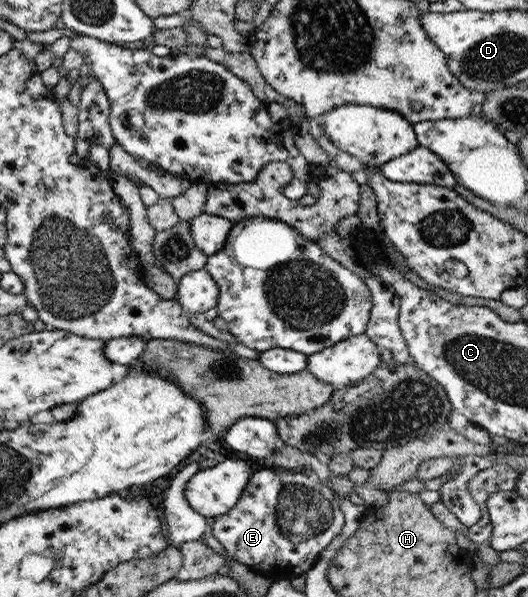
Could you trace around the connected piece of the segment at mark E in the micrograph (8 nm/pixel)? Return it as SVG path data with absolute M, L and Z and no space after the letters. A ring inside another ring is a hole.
M277 468L254 472L245 485L240 499L227 513L216 516L213 522L213 536L223 544L228 555L236 562L246 565L255 573L277 580L291 580L305 575L318 562L320 553L342 531L345 515L339 499L327 485L314 481L300 471L286 471Z

